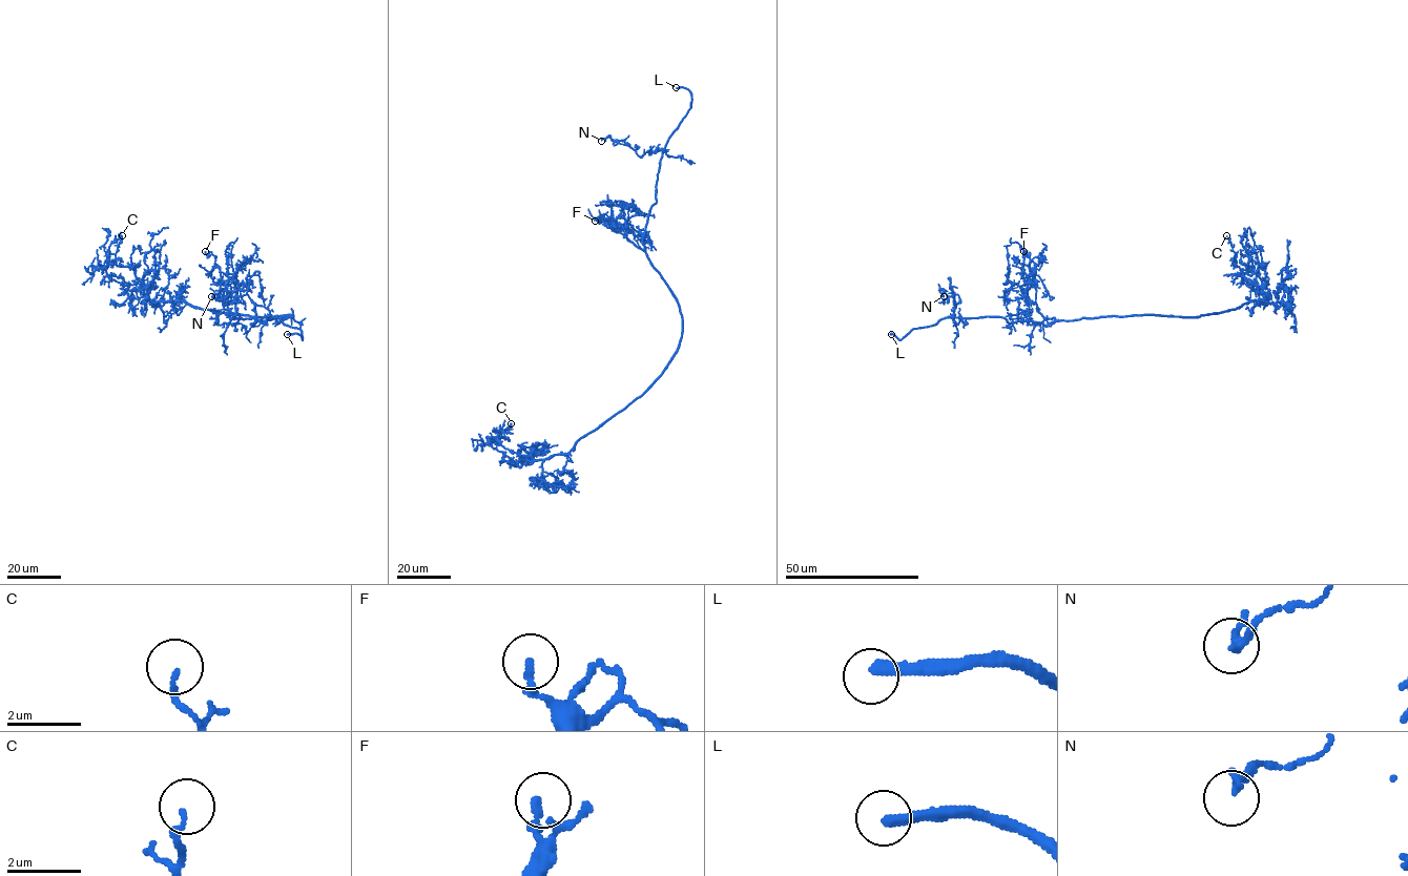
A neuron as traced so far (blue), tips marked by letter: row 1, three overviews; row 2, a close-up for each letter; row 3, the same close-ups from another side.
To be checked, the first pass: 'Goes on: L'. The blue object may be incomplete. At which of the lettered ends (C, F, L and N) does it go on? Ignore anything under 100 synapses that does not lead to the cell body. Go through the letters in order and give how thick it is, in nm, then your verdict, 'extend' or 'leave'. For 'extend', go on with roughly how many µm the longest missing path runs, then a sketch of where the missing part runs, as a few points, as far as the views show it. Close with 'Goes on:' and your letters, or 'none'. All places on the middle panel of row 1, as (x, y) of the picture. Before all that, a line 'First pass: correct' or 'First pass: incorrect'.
First pass: correct
C: 160 nm | leave
F: 200 nm | leave
L: 320 nm | extend | 30 µm | (676, 87), (609, 88)
N: 240 nm | leave
Goes on: L

